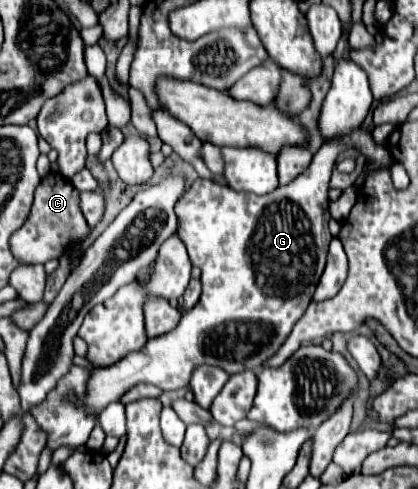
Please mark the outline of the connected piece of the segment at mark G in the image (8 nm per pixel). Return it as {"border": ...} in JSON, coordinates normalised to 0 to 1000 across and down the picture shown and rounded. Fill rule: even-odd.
{"border":[[[859,264],[830,276],[830,284],[821,280],[797,284],[797,292],[778,288],[758,309],[758,317],[749,321],[734,350],[725,350],[725,358],[715,358],[687,378],[667,378],[658,391],[639,399],[610,399],[581,391],[567,395],[553,382],[495,366],[471,366],[462,374],[462,382],[419,419],[419,436],[433,452],[428,481],[452,513],[457,538],[481,550],[481,579],[486,579],[481,611],[457,636],[447,636],[433,648],[428,665],[409,681],[356,693],[337,718],[309,722],[270,751],[222,759],[208,783],[203,824],[227,849],[237,849],[246,832],[256,832],[256,824],[285,820],[294,812],[294,800],[323,791],[328,783],[361,783],[390,800],[419,800],[452,787],[452,775],[467,751],[476,746],[510,746],[548,767],[591,755],[615,763],[629,751],[629,734],[648,734],[648,726],[658,726],[658,718],[682,701],[701,665],[725,648],[725,636],[734,632],[739,611],[749,607],[763,566],[773,558],[782,509],[792,493],[792,476],[782,468],[782,440],[778,440],[778,411],[787,411],[782,387],[787,387],[792,346],[806,317],[840,297],[864,305],[868,317],[888,329],[888,342],[878,344],[878,358],[902,342],[935,337],[931,301],[897,297],[892,280],[873,264]]]}

